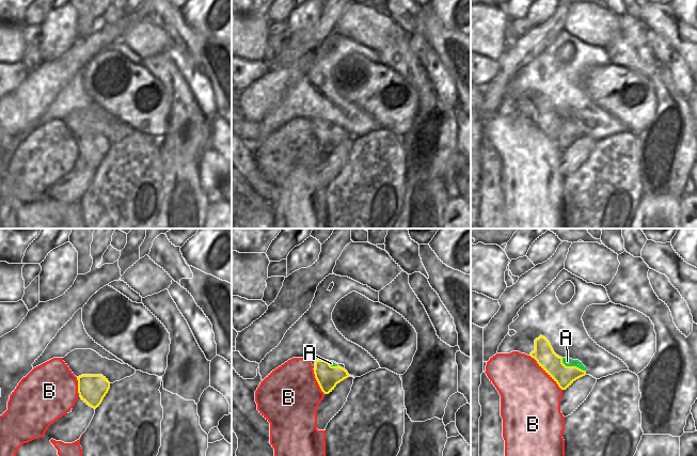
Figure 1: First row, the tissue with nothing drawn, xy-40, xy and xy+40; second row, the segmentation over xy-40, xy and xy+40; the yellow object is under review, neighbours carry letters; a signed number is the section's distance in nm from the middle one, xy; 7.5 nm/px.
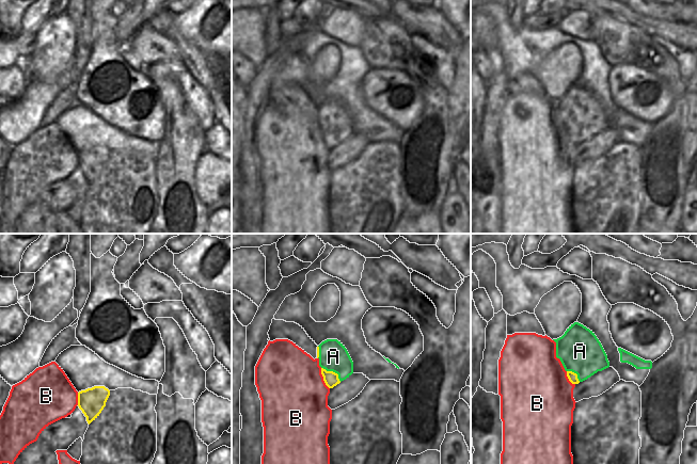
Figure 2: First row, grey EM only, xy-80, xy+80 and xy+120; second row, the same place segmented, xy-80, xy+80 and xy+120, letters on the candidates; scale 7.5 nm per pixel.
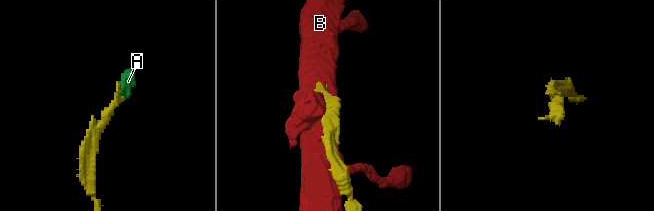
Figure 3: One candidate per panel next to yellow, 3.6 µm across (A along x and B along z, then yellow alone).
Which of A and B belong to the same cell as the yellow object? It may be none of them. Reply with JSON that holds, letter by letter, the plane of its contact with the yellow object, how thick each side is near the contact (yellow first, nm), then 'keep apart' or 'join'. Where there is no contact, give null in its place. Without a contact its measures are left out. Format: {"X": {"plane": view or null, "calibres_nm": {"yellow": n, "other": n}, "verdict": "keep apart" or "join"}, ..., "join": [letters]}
{"A": {"plane": "xy+40", "calibres_nm": {"yellow": 160, "other": 60}, "verdict": "keep apart"}, "B": {"plane": "xy+40", "calibres_nm": {"yellow": 160, "other": 440}, "verdict": "keep apart"}, "join": []}

